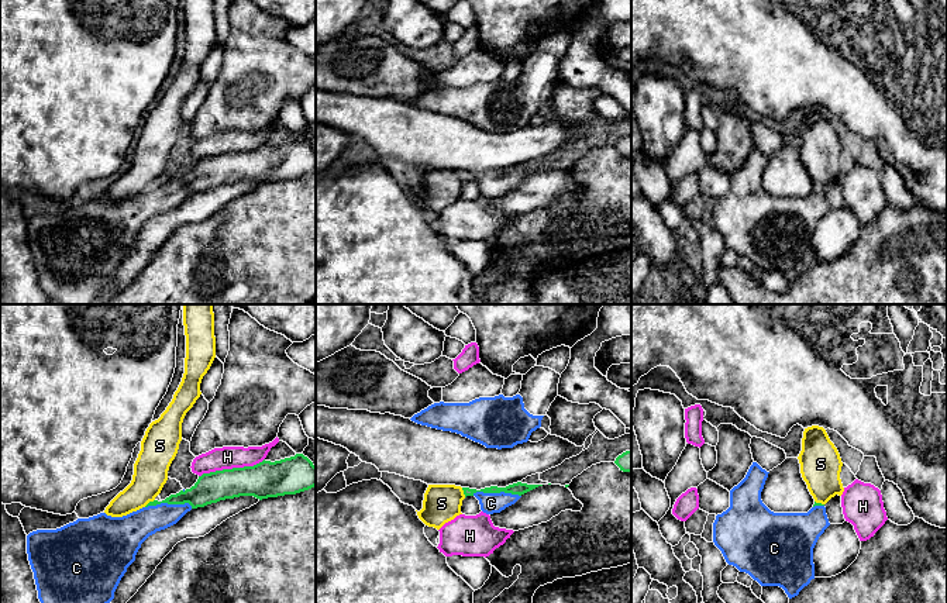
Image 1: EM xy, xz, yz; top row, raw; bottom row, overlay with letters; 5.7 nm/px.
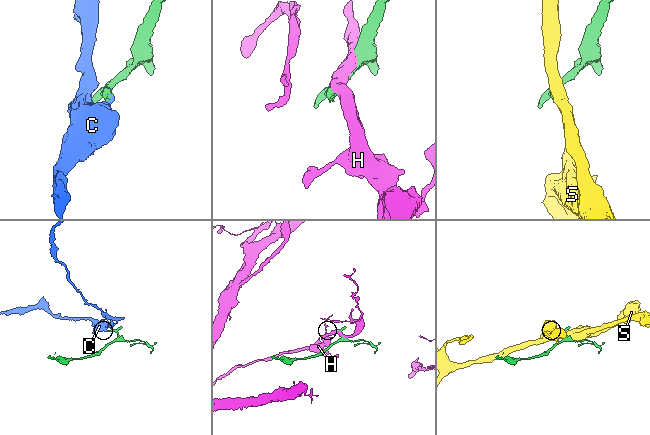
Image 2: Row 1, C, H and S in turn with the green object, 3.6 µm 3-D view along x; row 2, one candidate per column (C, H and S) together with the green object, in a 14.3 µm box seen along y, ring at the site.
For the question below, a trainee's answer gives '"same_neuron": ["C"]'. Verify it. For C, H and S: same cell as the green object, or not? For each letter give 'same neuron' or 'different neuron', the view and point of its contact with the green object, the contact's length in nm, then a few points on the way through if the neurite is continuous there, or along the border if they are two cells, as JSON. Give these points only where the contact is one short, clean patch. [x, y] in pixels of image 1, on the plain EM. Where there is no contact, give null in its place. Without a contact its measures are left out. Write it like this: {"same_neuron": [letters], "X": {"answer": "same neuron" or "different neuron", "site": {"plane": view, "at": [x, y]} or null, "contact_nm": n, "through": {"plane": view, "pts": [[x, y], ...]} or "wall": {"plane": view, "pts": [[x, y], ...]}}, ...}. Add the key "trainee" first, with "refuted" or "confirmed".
{"trainee": "confirmed", "same_neuron": ["C"], "C": {"answer": "same neuron", "site": {"plane": "xz", "at": [496, 176]}, "contact_nm": 280, "through": {"plane": "xz", "pts": [[519, 172], [513, 176], [496, 176], [491, 188]]}}, "H": {"answer": "different neuron", "site": {"plane": "xy", "at": [233, 152]}, "contact_nm": 400}, "S": {"answer": "different neuron", "site": {"plane": "xy", "at": [150, 186]}, "contact_nm": 80, "wall": {"plane": "xy", "pts": [[154, 183], [144, 190]]}}}

